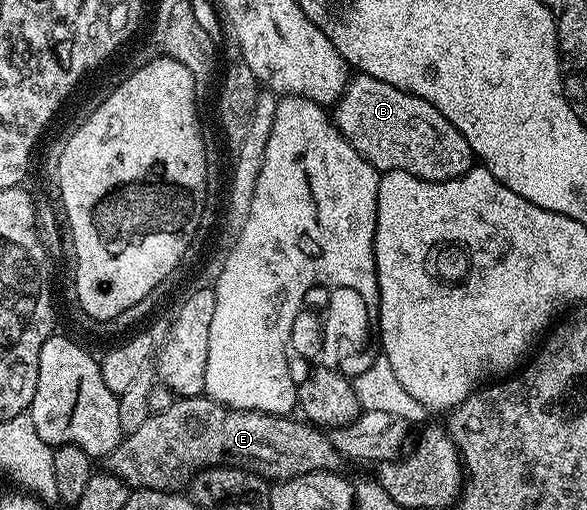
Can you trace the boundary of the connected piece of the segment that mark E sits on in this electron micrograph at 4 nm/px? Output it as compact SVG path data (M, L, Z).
M206 395L181 397L169 411L152 413L137 431L126 434L105 458L105 465L132 490L153 491L182 490L199 470L213 465L246 469L261 479L268 477L271 483L313 471L338 470L341 458L332 438L320 428L291 419L278 413L230 409Z

